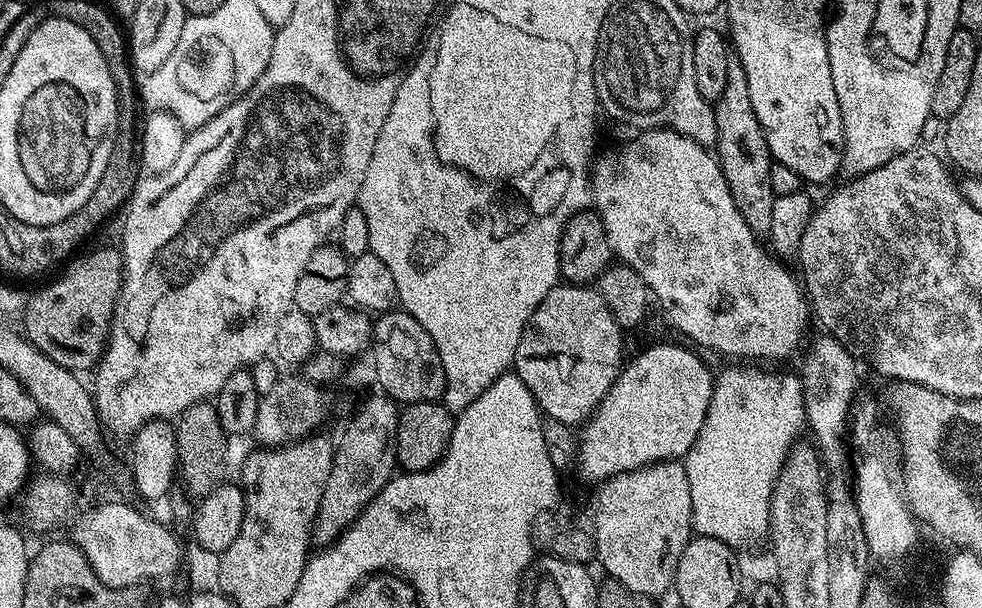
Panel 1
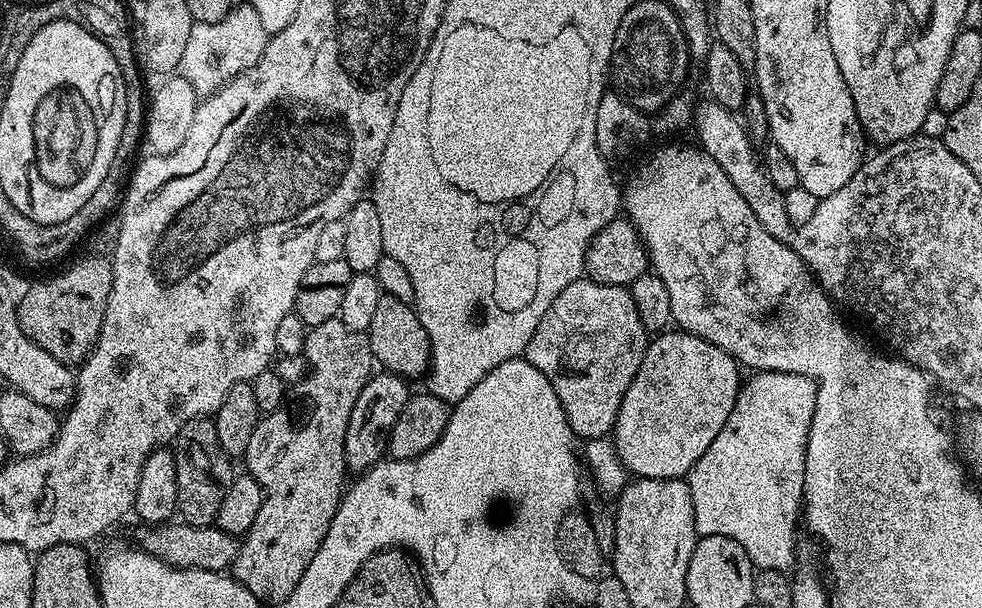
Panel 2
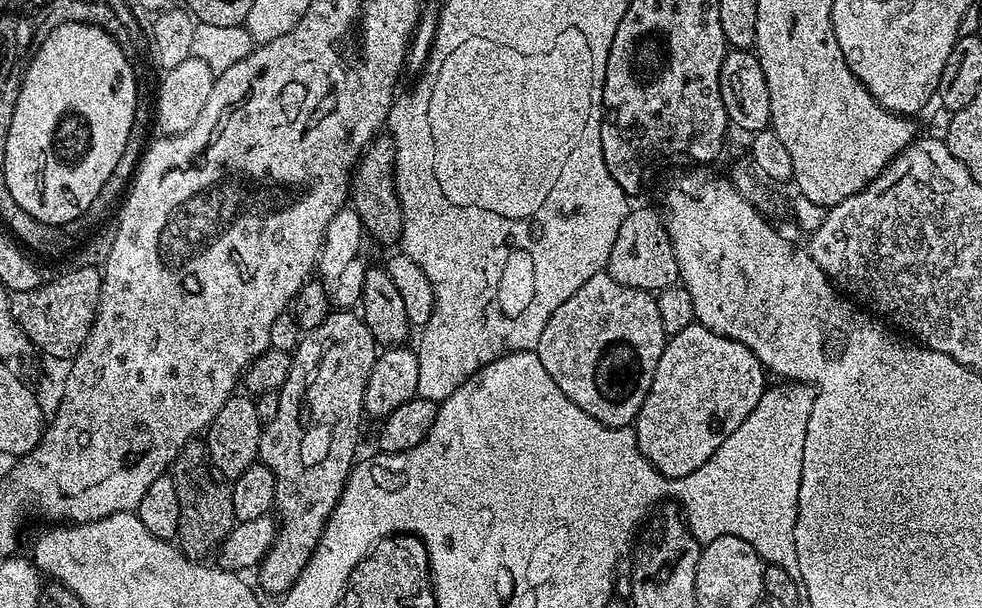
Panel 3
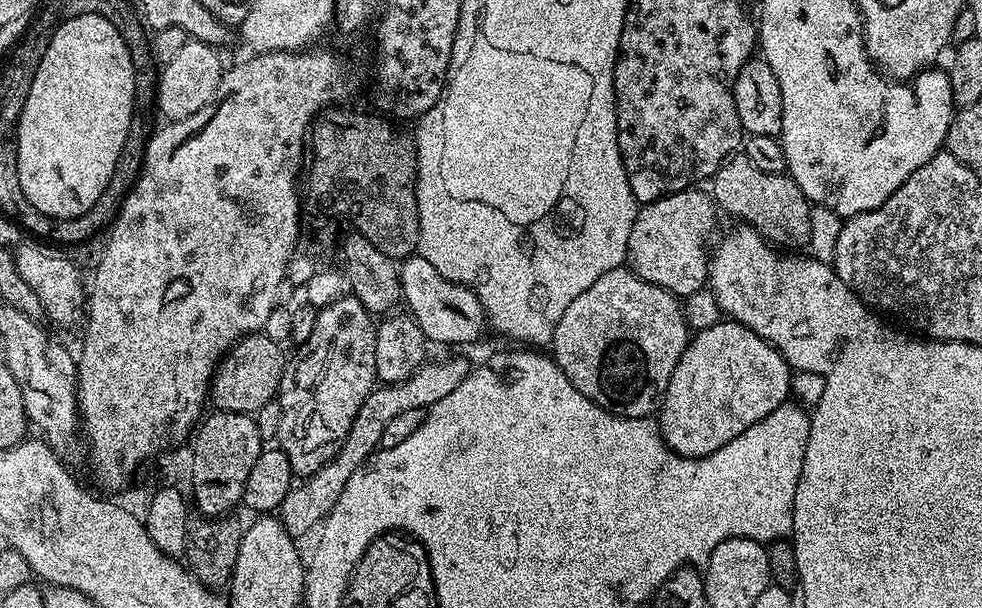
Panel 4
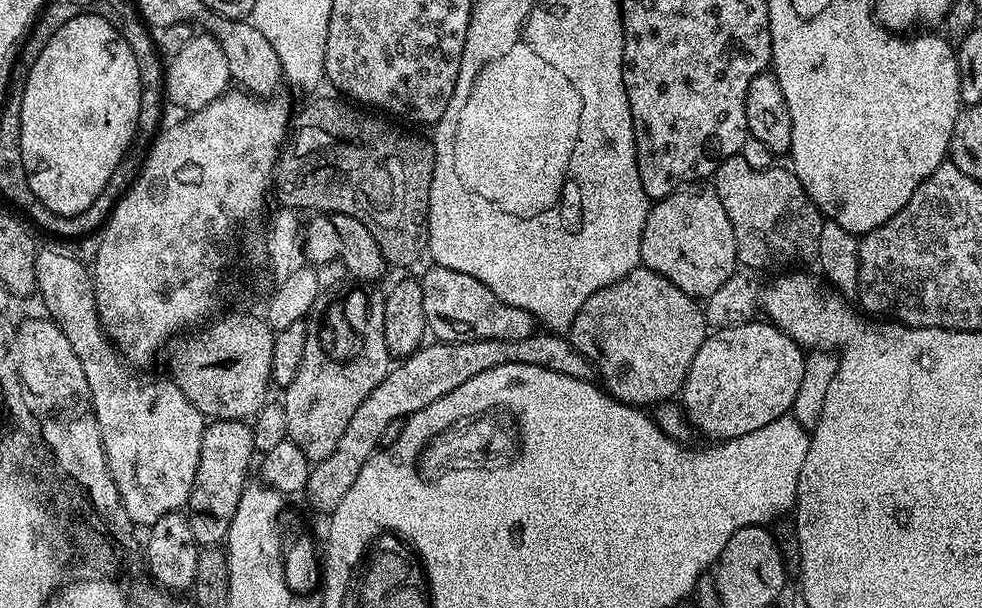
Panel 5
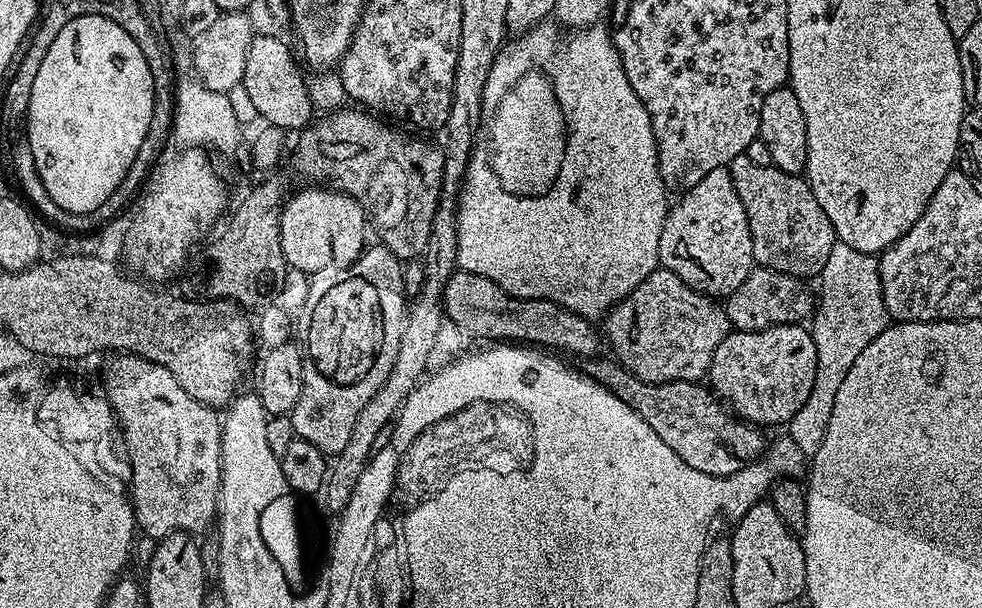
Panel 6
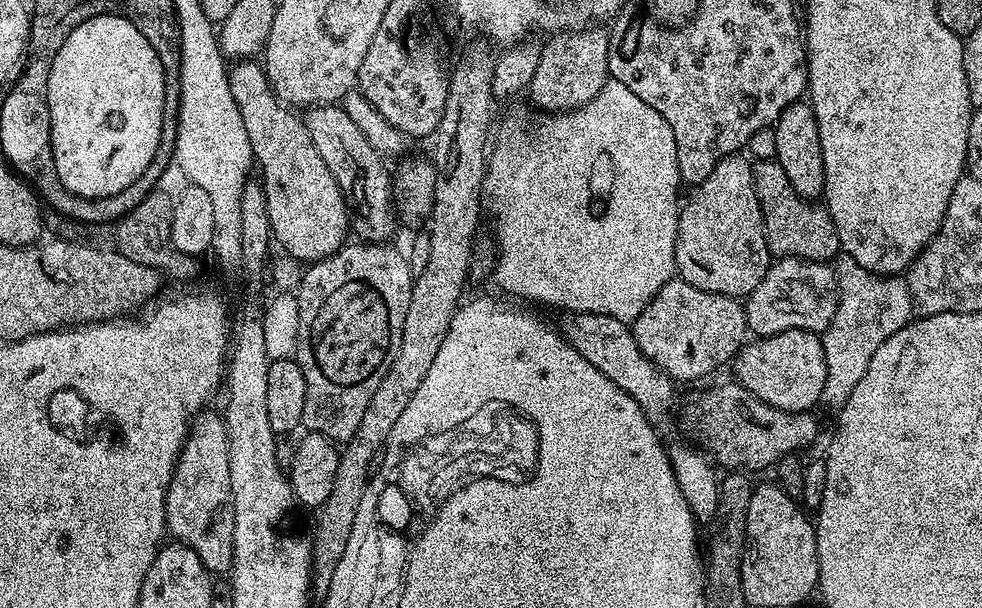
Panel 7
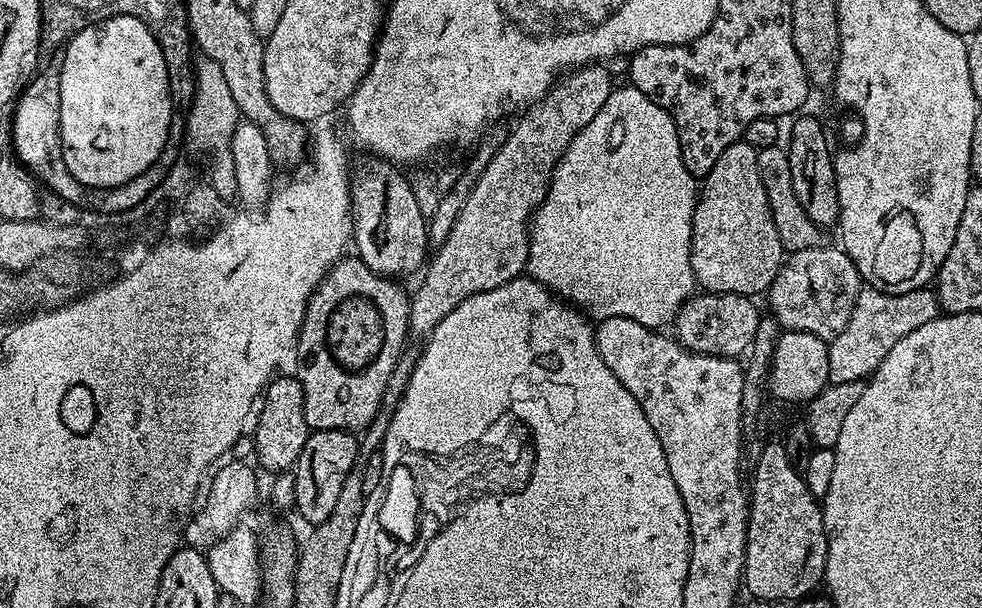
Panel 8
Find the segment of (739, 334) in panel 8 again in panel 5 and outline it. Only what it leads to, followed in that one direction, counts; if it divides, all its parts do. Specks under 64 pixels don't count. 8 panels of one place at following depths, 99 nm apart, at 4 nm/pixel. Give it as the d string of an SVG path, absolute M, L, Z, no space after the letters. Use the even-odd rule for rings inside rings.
M643 266L588 298L570 329L573 346L590 358L608 395L633 406L671 401L683 389L694 354L708 335L703 307L674 282Z

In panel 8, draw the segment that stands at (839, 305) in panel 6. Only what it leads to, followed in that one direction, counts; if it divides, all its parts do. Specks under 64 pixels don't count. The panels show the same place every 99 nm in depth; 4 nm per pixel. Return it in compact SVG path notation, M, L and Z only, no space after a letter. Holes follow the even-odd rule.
M861 287L850 322L846 322L846 330L842 330L842 334L834 337L828 345L829 381L833 384L867 381L882 358L890 354L901 338L918 330L918 326L926 326L926 322L941 315L941 312L940 301L931 287L910 290L906 294L890 294L877 288Z

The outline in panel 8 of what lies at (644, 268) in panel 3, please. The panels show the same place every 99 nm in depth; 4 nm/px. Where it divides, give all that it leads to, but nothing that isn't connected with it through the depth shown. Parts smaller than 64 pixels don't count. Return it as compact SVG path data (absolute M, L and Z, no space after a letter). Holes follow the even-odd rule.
M743 138L734 141L726 146L722 158L714 162L699 185L692 219L690 264L697 285L705 293L759 297L759 292L767 293L786 259L778 226L774 226L774 214L770 214L770 202L766 202L766 186L762 186L762 174L758 174L757 151Z

